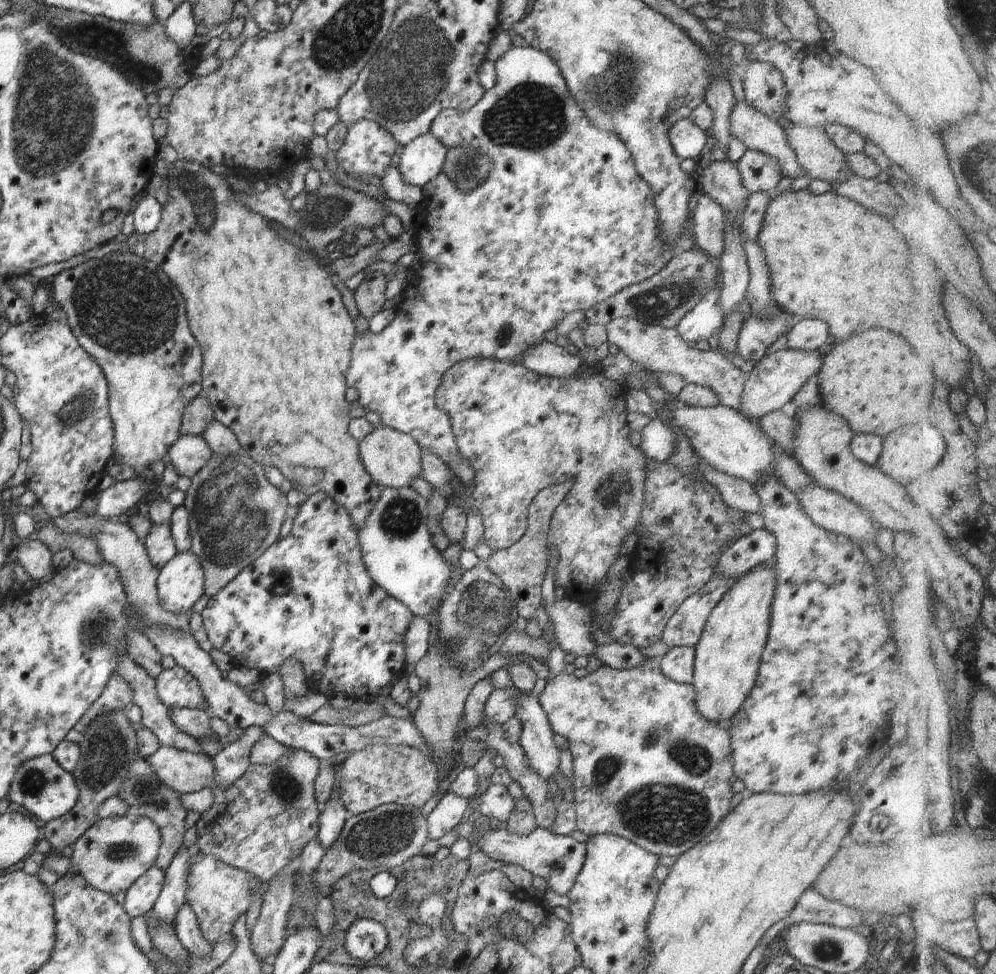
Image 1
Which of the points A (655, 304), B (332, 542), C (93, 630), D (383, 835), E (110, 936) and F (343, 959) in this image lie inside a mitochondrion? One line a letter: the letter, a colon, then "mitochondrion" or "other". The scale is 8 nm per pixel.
A: mitochondrion
B: other
C: mitochondrion
D: mitochondrion
E: mitochondrion
F: other

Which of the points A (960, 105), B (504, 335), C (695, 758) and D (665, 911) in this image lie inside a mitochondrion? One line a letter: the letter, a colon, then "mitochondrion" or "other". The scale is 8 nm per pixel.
A: other
B: mitochondrion
C: mitochondrion
D: other

